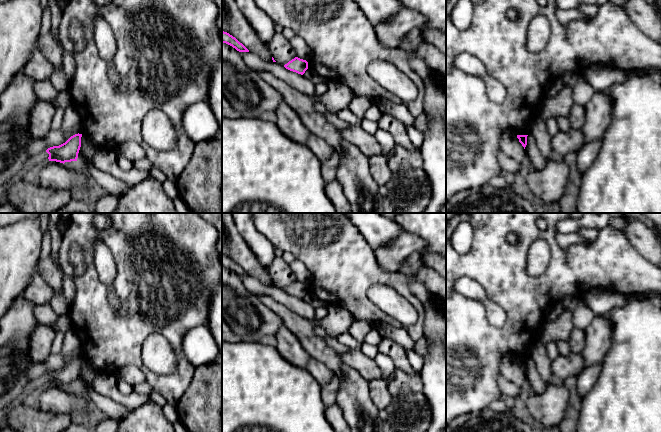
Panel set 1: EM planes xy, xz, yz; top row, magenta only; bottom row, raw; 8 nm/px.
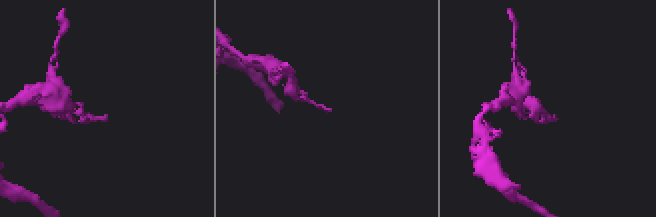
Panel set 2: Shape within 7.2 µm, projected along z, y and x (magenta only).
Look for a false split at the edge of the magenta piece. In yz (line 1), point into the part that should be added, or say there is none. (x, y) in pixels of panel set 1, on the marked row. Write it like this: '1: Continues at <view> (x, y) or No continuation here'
1: No continuation here

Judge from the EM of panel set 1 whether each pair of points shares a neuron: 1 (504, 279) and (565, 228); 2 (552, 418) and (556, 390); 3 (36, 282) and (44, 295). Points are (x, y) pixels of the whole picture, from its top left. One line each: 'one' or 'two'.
1: two
2: one
3: one

